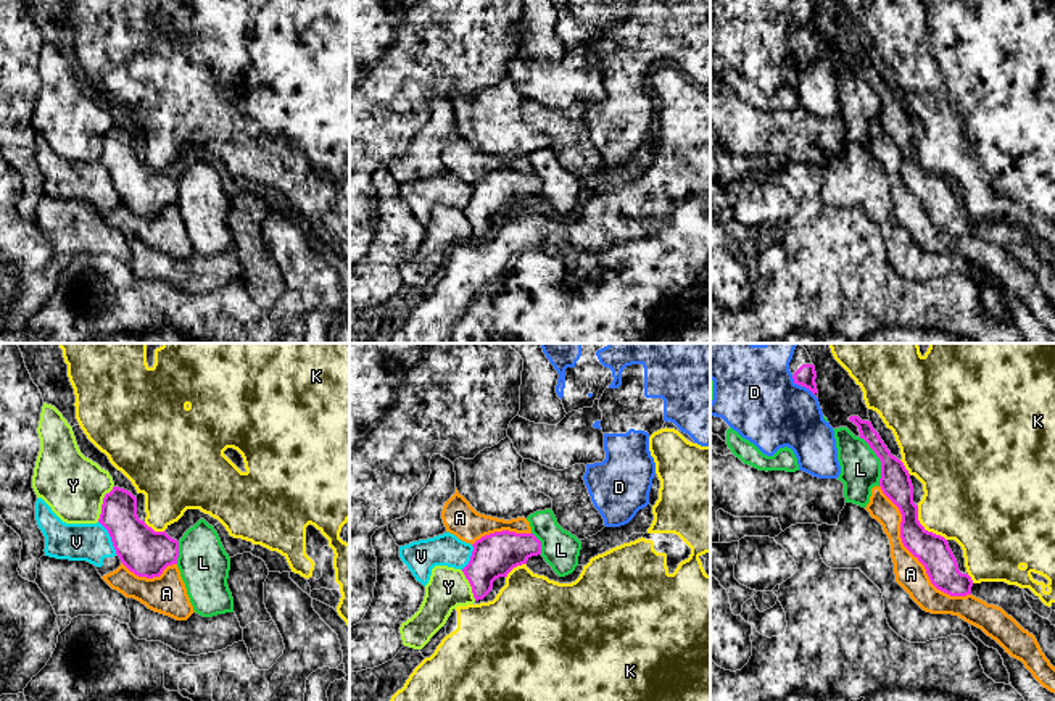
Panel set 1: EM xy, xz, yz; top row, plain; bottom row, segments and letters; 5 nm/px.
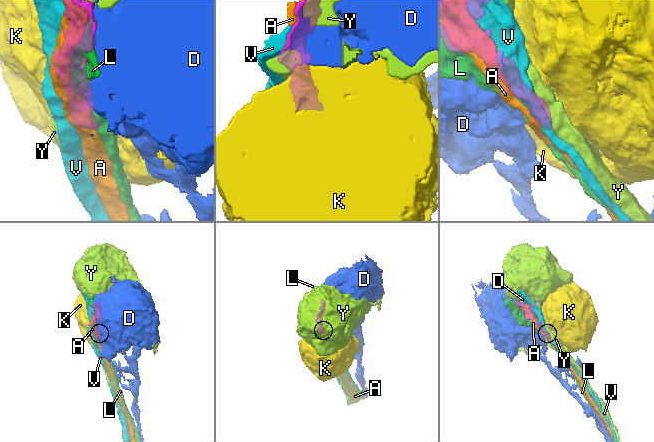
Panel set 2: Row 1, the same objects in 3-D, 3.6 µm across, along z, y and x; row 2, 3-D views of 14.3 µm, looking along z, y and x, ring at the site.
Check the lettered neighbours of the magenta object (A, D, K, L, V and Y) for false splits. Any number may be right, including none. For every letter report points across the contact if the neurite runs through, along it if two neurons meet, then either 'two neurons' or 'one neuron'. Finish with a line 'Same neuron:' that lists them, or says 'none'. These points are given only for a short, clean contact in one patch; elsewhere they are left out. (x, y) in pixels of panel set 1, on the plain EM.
A: two neurons
D: two neurons
K: two neurons
L: two neurons
V: two neurons
Y: two neurons
Same neuron: none

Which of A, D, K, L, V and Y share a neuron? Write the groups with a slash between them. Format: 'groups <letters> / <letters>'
groups A / D / K / L / V / Y

